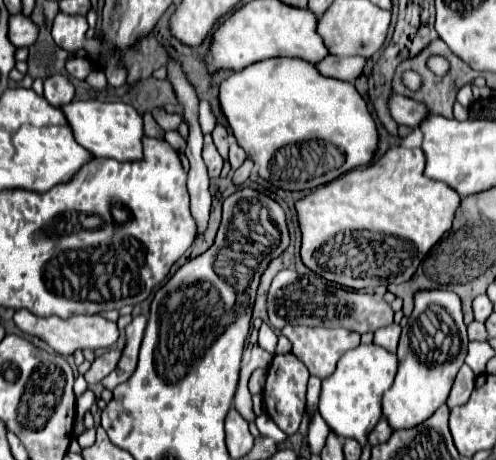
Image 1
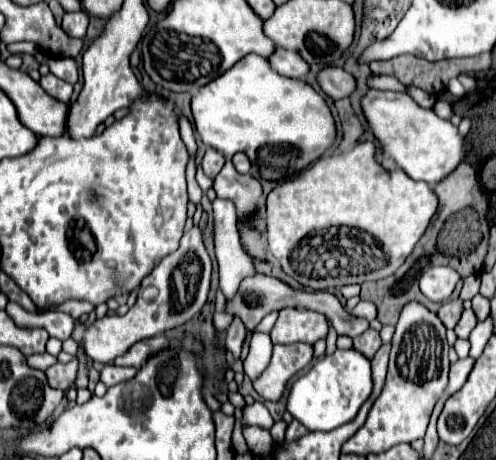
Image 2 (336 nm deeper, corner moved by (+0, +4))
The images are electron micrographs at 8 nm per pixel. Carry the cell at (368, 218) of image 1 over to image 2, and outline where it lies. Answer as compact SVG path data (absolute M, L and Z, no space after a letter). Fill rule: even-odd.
M366 141L358 143L350 151L338 155L322 155L316 163L308 165L298 173L298 177L276 185L268 193L266 201L266 237L268 251L278 259L284 273L312 291L338 289L348 283L376 281L392 275L404 259L412 253L414 245L426 231L430 219L438 209L438 199L428 183L412 181L402 169L388 173L376 163L376 145ZM320 231L326 231L322 243L330 251L304 251L304 239L308 249L308 239L314 239Z

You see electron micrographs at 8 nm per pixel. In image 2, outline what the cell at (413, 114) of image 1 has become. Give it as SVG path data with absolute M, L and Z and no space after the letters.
M322 67L316 75L318 85L322 87L322 91L330 97L330 99L342 99L348 97L354 91L354 79L350 73L346 73L340 67Z

